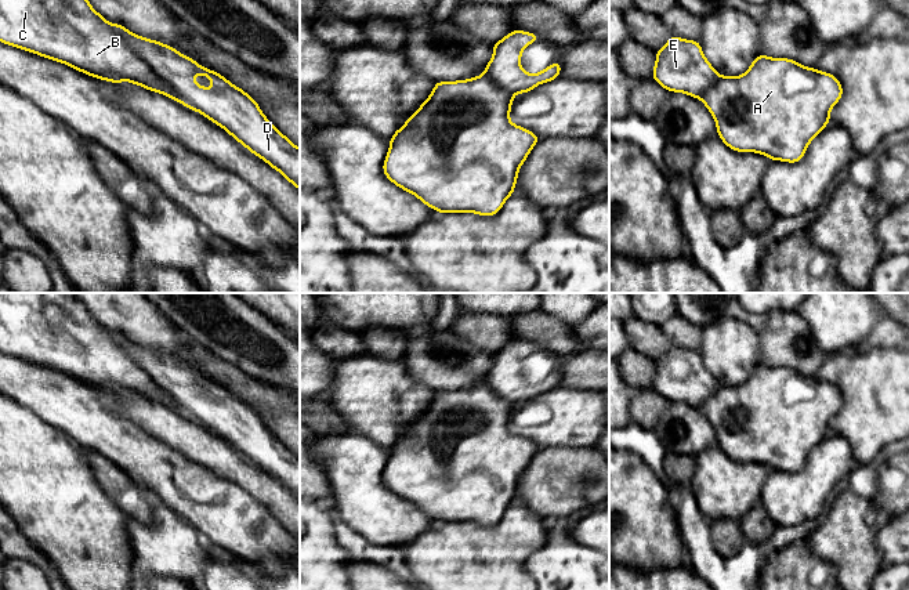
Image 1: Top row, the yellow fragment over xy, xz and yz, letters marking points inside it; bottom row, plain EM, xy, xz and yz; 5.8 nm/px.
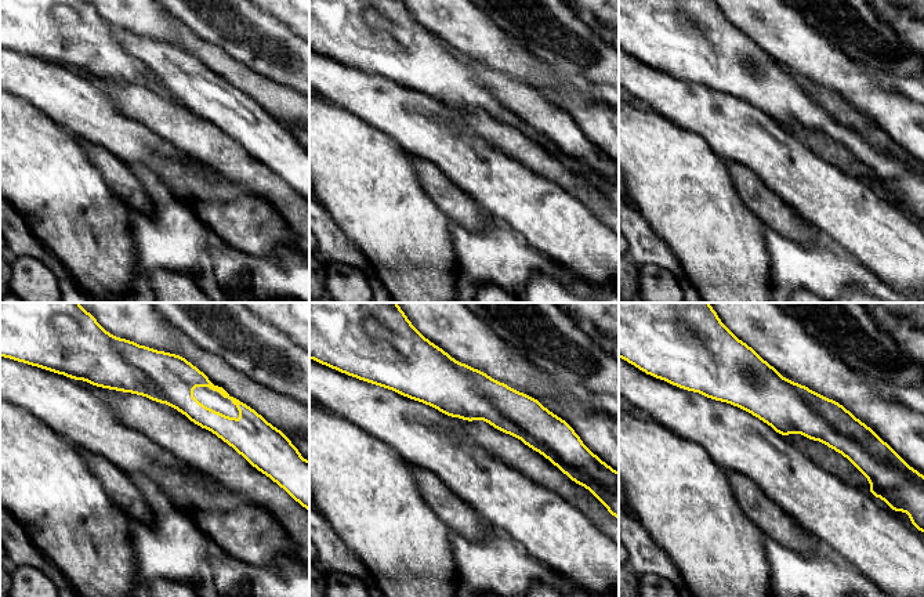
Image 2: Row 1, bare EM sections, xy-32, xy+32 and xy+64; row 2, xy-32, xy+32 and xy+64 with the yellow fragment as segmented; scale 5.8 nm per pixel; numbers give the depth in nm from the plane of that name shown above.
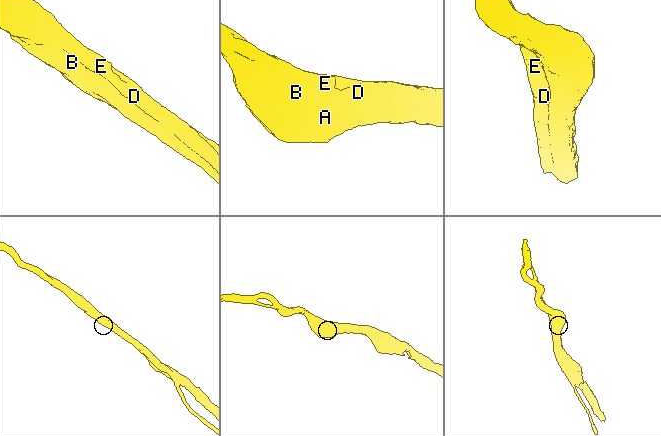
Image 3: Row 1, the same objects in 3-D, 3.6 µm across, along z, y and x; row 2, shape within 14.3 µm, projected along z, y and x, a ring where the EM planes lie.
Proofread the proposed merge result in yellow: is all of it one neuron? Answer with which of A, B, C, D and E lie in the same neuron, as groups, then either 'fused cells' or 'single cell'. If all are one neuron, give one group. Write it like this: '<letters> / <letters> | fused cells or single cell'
A B C / D E | fused cells

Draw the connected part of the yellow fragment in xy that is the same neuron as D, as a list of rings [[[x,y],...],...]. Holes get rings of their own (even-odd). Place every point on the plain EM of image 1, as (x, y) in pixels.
[[[111,334],[174,399],[184,415],[224,438],[300,500],[300,457],[267,428],[254,408],[218,381],[199,374],[171,355],[138,345],[123,334]],[[195,384],[210,387],[213,397],[198,394]]]

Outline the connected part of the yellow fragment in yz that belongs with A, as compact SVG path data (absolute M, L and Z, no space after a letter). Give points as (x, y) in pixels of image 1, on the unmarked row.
M760 363L743 384L718 384L700 410L714 427L717 445L728 457L797 473L810 452L830 432L830 420L841 406L843 395L836 386L790 368Z

